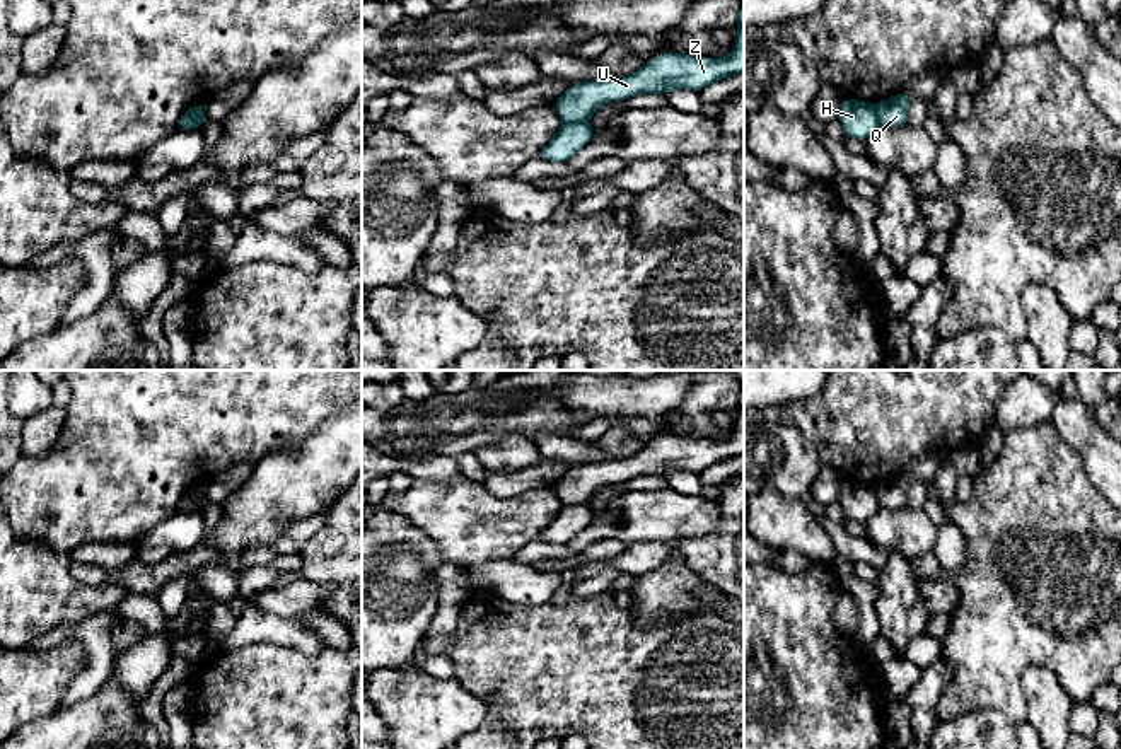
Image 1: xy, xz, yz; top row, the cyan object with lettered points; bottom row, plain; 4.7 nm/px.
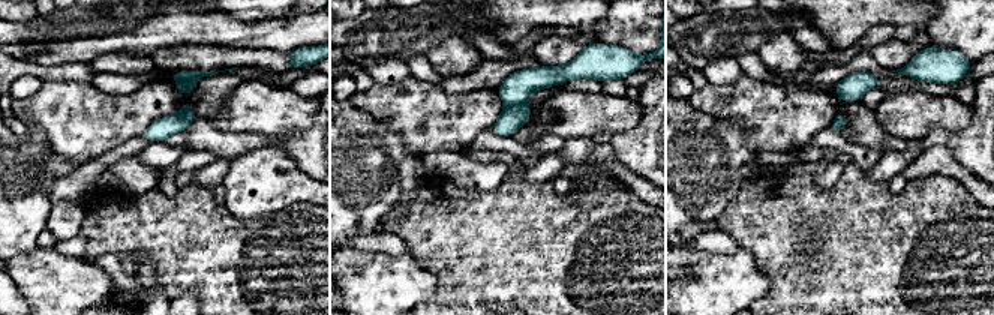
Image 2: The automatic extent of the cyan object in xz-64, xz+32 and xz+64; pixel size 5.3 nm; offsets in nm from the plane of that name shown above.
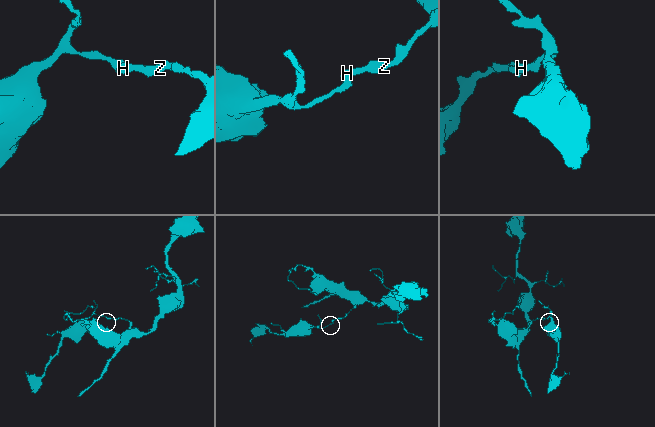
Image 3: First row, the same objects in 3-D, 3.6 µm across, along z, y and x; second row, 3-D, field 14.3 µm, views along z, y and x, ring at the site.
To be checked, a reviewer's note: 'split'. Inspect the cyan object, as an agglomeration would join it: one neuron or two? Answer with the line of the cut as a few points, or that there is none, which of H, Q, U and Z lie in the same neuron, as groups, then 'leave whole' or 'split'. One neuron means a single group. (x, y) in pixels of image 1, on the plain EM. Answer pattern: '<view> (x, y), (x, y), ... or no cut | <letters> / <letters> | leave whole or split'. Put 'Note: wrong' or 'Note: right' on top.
Note: right
xz (587, 502), (563, 507) | H U Z / Q | split

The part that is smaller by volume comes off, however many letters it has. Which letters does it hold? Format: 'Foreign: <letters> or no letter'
Foreign: Q

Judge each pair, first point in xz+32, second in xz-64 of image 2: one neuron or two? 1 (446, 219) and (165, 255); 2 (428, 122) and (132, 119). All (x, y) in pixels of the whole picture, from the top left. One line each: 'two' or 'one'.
1: one
2: one

